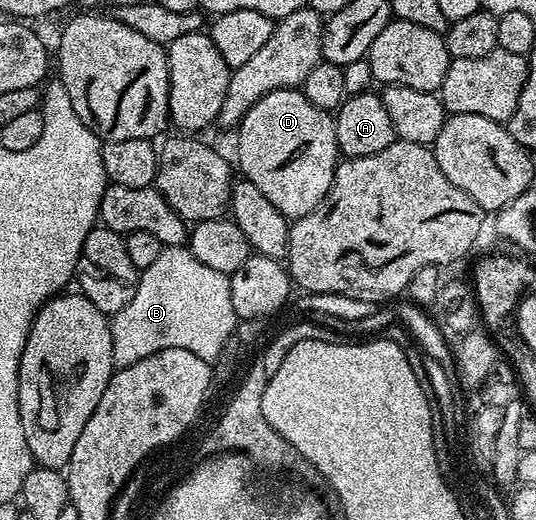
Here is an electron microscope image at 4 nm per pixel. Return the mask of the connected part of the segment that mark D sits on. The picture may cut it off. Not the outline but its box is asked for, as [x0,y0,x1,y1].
[236,88,340,218]

